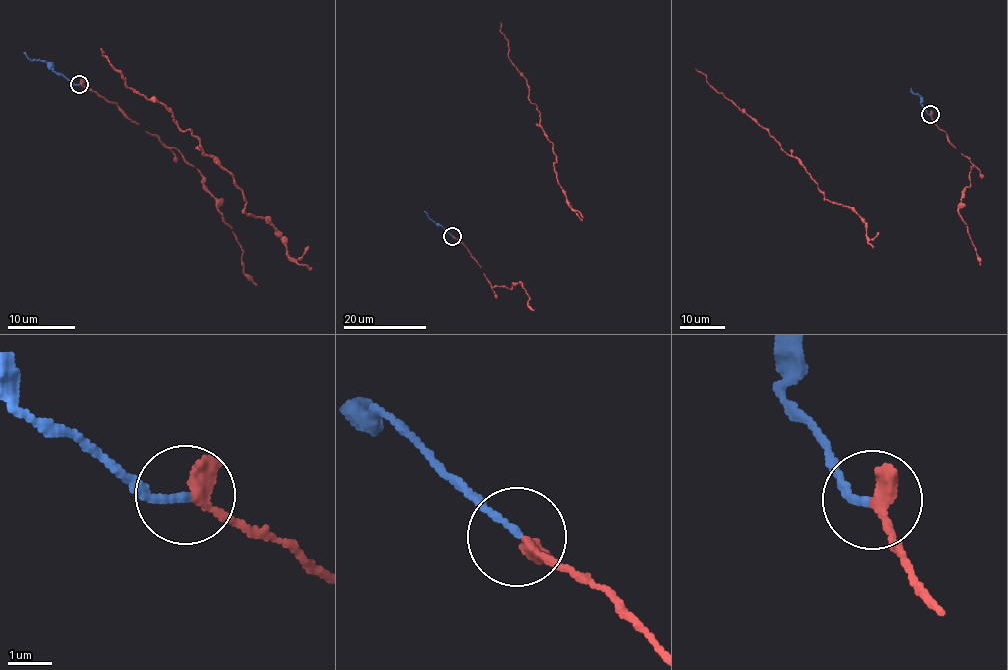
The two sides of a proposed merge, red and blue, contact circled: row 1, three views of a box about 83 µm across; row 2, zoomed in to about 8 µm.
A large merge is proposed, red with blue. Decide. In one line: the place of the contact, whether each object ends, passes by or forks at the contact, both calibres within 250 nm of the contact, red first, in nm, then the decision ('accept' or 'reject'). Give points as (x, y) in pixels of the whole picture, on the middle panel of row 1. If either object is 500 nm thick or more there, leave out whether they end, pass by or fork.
place (452, 236); red ends; blue ends; calibres 400 and 170 nm; accept

